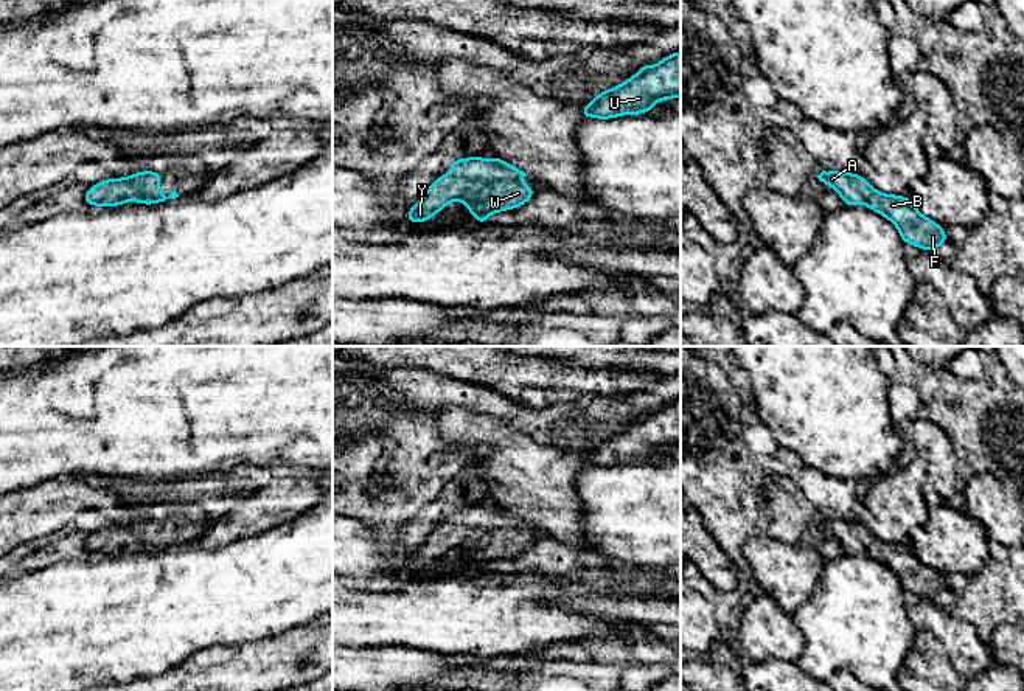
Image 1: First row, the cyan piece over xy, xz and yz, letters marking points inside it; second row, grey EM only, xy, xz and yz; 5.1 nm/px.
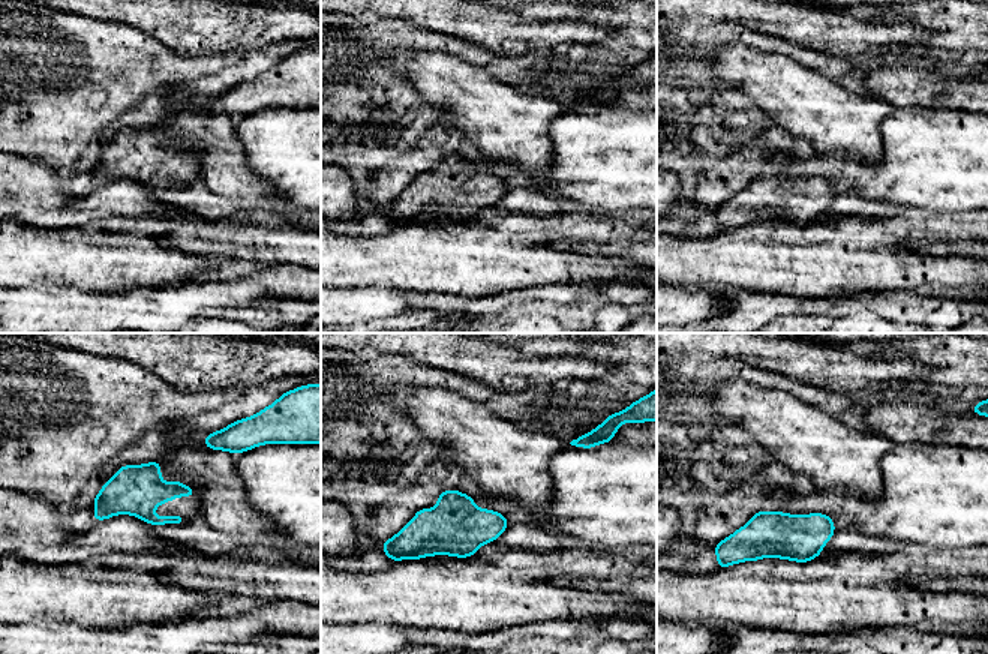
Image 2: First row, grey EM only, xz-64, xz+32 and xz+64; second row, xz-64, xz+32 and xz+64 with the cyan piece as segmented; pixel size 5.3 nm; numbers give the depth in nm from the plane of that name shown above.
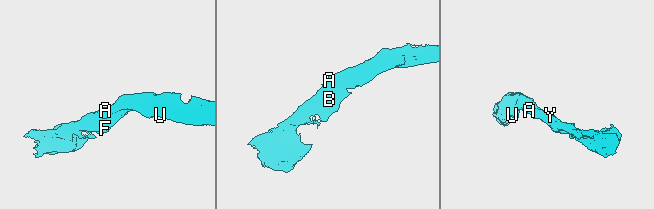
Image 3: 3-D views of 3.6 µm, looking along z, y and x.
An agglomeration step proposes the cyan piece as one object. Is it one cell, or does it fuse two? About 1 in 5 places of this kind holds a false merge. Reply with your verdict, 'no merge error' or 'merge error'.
no merge error

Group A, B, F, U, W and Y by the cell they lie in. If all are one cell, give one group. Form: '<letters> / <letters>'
A B F U W Y

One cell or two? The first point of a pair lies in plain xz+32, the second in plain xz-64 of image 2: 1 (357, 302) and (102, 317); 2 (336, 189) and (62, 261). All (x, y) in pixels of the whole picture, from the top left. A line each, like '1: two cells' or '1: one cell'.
1: one cell
2: two cells

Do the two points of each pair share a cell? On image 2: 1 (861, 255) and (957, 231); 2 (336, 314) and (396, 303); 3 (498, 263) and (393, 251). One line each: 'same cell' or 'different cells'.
1: same cell
2: same cell
3: same cell

